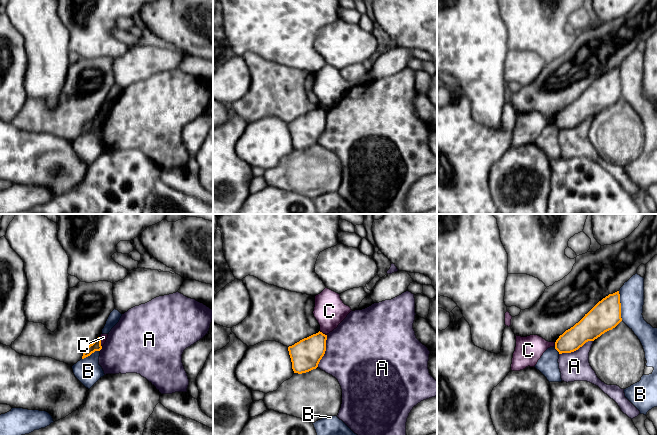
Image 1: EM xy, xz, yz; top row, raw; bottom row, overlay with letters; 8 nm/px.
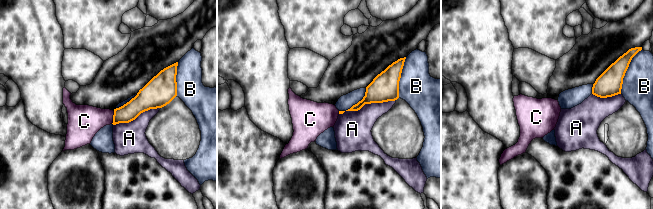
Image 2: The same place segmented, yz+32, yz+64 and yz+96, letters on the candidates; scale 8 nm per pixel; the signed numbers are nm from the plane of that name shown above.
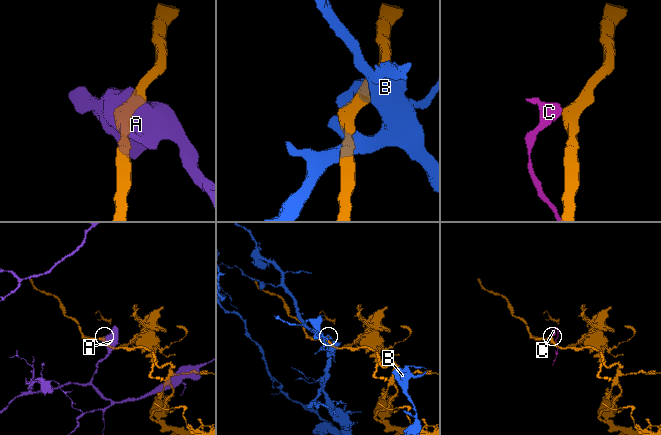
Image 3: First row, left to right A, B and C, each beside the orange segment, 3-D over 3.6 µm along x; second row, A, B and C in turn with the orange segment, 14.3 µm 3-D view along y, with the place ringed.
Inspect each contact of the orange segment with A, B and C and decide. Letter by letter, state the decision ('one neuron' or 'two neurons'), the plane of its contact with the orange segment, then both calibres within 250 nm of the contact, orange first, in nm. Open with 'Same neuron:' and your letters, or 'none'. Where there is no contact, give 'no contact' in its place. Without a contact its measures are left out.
Same neuron: none
A: two neurons; contact in yz; calibres 200 and 240 nm
B: two neurons; contact in yz; calibres 240 and 190 nm
C: two neurons; contact in xy; calibres 80 and 60 nm

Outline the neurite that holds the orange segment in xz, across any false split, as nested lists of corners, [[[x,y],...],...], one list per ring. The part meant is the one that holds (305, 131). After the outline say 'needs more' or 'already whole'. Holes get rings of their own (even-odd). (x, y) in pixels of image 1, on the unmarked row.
[[[313,110],[288,123],[294,149],[302,150],[318,143],[326,127],[327,111]]]; already whole

